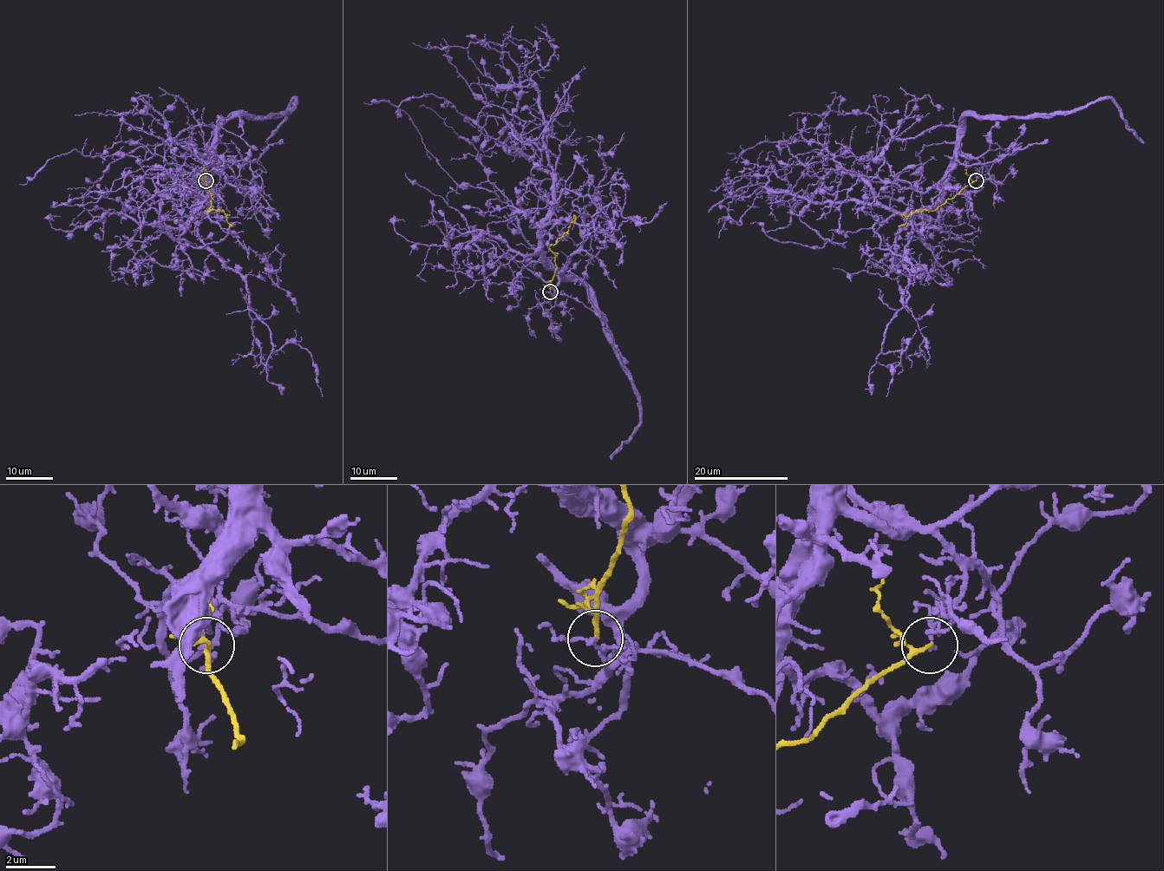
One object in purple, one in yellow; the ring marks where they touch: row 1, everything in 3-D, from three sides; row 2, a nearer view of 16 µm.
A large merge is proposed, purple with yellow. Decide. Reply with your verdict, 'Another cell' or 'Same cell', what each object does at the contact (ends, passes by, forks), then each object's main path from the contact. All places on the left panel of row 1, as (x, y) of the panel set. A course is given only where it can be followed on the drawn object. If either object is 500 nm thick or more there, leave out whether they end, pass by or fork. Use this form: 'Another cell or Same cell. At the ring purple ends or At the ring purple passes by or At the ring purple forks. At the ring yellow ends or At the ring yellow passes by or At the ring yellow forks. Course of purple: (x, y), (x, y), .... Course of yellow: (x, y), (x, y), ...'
Another cell. At the ring purple passes by. At the ring yellow passes by. Course of purple: (205, 180), (214, 155), (203, 212), (205, 175), (168, 169), (153, 180), (168, 234), (201, 248), (238, 222). Course of yellow: (205, 180), (212, 198), (211, 206), (205, 211), (224, 211), (229, 225)

